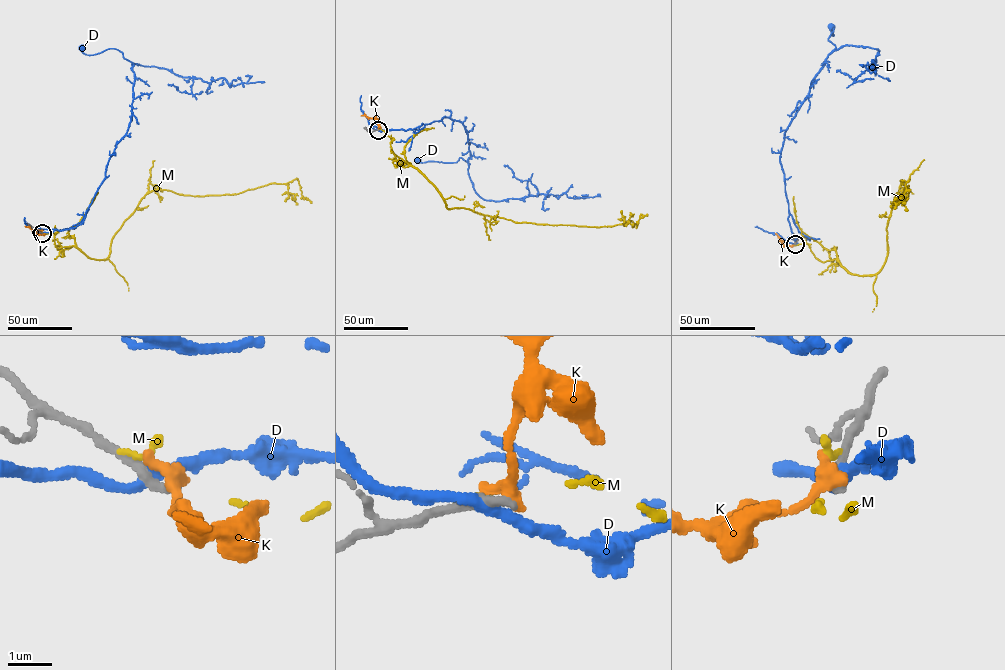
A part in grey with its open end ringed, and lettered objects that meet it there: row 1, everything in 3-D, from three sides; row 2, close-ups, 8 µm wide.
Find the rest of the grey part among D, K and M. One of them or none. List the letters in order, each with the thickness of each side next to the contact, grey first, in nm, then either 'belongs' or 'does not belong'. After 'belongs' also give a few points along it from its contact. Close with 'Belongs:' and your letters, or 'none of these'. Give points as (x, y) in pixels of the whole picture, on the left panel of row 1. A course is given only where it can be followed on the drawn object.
D: 280 nm thick on the grey side, 240 nm on the other; does not belong
K: 240 nm thick on the grey side, 400 nm on the other; does not belong
M: 190 nm thick on the grey side, 120 nm on the other; does not belong
Belongs: none of these

